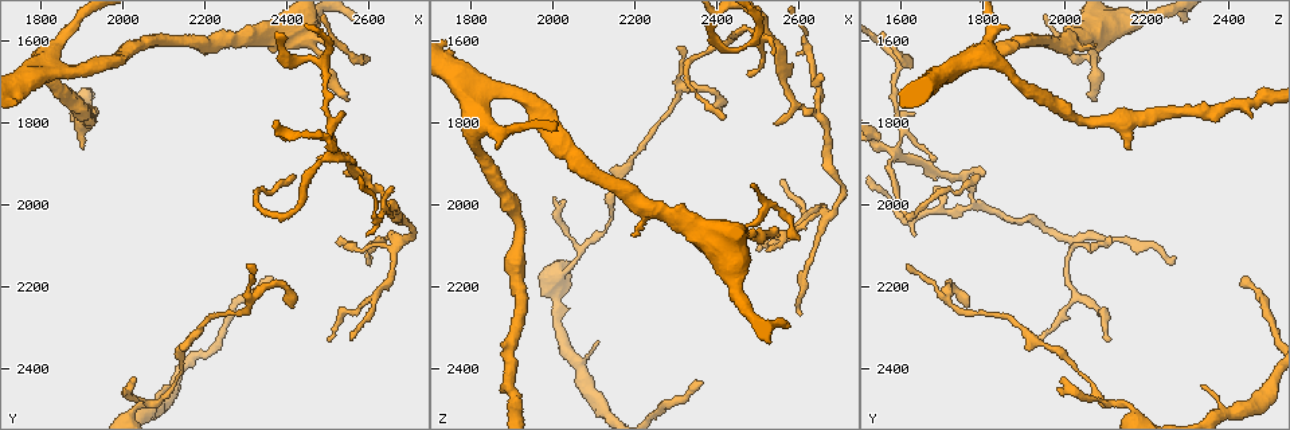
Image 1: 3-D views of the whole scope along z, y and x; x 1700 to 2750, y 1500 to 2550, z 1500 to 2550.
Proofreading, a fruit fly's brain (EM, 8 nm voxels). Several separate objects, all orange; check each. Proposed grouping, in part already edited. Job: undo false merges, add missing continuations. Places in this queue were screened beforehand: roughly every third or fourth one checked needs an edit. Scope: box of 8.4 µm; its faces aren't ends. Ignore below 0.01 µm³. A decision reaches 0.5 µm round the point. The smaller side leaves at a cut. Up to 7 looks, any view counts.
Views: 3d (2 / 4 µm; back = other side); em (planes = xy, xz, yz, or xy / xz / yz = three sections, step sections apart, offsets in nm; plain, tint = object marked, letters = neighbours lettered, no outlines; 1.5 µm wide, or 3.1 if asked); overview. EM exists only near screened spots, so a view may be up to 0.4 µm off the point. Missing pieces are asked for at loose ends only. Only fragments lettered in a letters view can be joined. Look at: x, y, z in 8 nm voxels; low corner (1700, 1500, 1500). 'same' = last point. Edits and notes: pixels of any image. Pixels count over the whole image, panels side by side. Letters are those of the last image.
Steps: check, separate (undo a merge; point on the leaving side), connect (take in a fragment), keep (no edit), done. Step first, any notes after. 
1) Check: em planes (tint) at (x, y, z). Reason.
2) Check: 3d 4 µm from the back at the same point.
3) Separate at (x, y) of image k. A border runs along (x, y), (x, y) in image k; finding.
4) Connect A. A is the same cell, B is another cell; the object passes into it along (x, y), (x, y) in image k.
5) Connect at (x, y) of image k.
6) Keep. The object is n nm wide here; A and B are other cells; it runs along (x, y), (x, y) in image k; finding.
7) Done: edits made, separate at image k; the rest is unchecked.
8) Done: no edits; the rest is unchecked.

Check: em xz step 8 (letters) at (2320, 2145, 1620). Branch stops here.

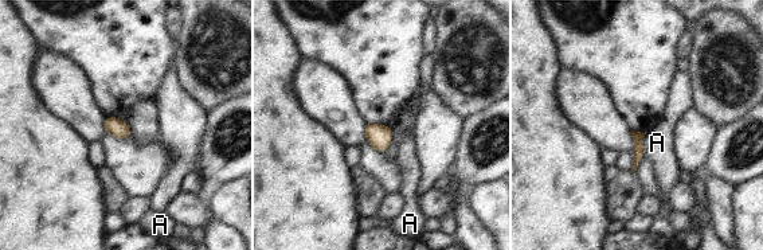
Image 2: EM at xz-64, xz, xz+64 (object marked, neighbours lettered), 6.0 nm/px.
Keep. The longest contact is with A, 140 nm; A is another cell; a border runs along (645, 133), (642, 139), (642, 156) in image 2; no lettered fragment goes on from it.

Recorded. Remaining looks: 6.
Check: 3d 2 µm at (2500, 2330, 2115). Free end.

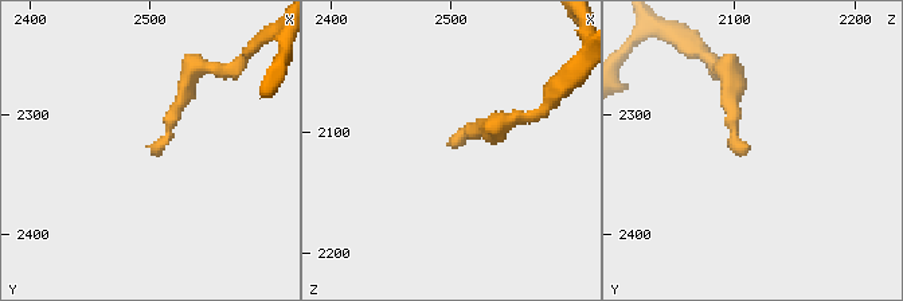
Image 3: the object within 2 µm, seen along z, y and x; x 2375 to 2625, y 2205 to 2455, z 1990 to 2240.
Check: em planes (letters) at (2500, 2330, 2110).

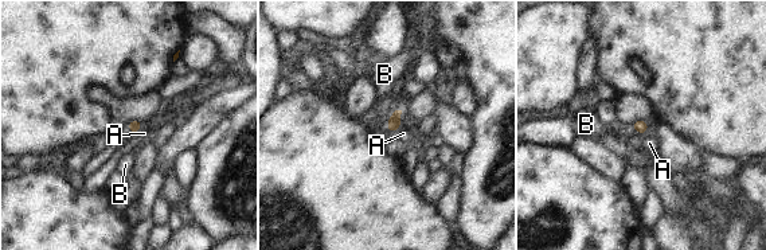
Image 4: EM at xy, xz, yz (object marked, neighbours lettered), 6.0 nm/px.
Keep. The object is 80 nm wide here; A and B are other cells; a border runs along (144, 124), (133, 135) in image 4; none of them fits.

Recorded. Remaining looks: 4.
Check: em planes (letters) at (2535, 2080, 2105). Thin end.

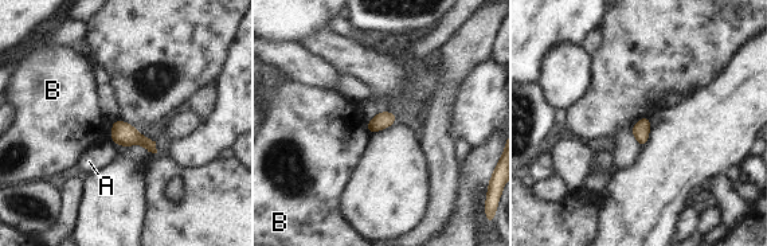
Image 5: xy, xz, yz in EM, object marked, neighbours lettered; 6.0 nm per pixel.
Keep. A and B are other cells; none of them fits.

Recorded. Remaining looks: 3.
Done: no edits; the rest is unchecked.

